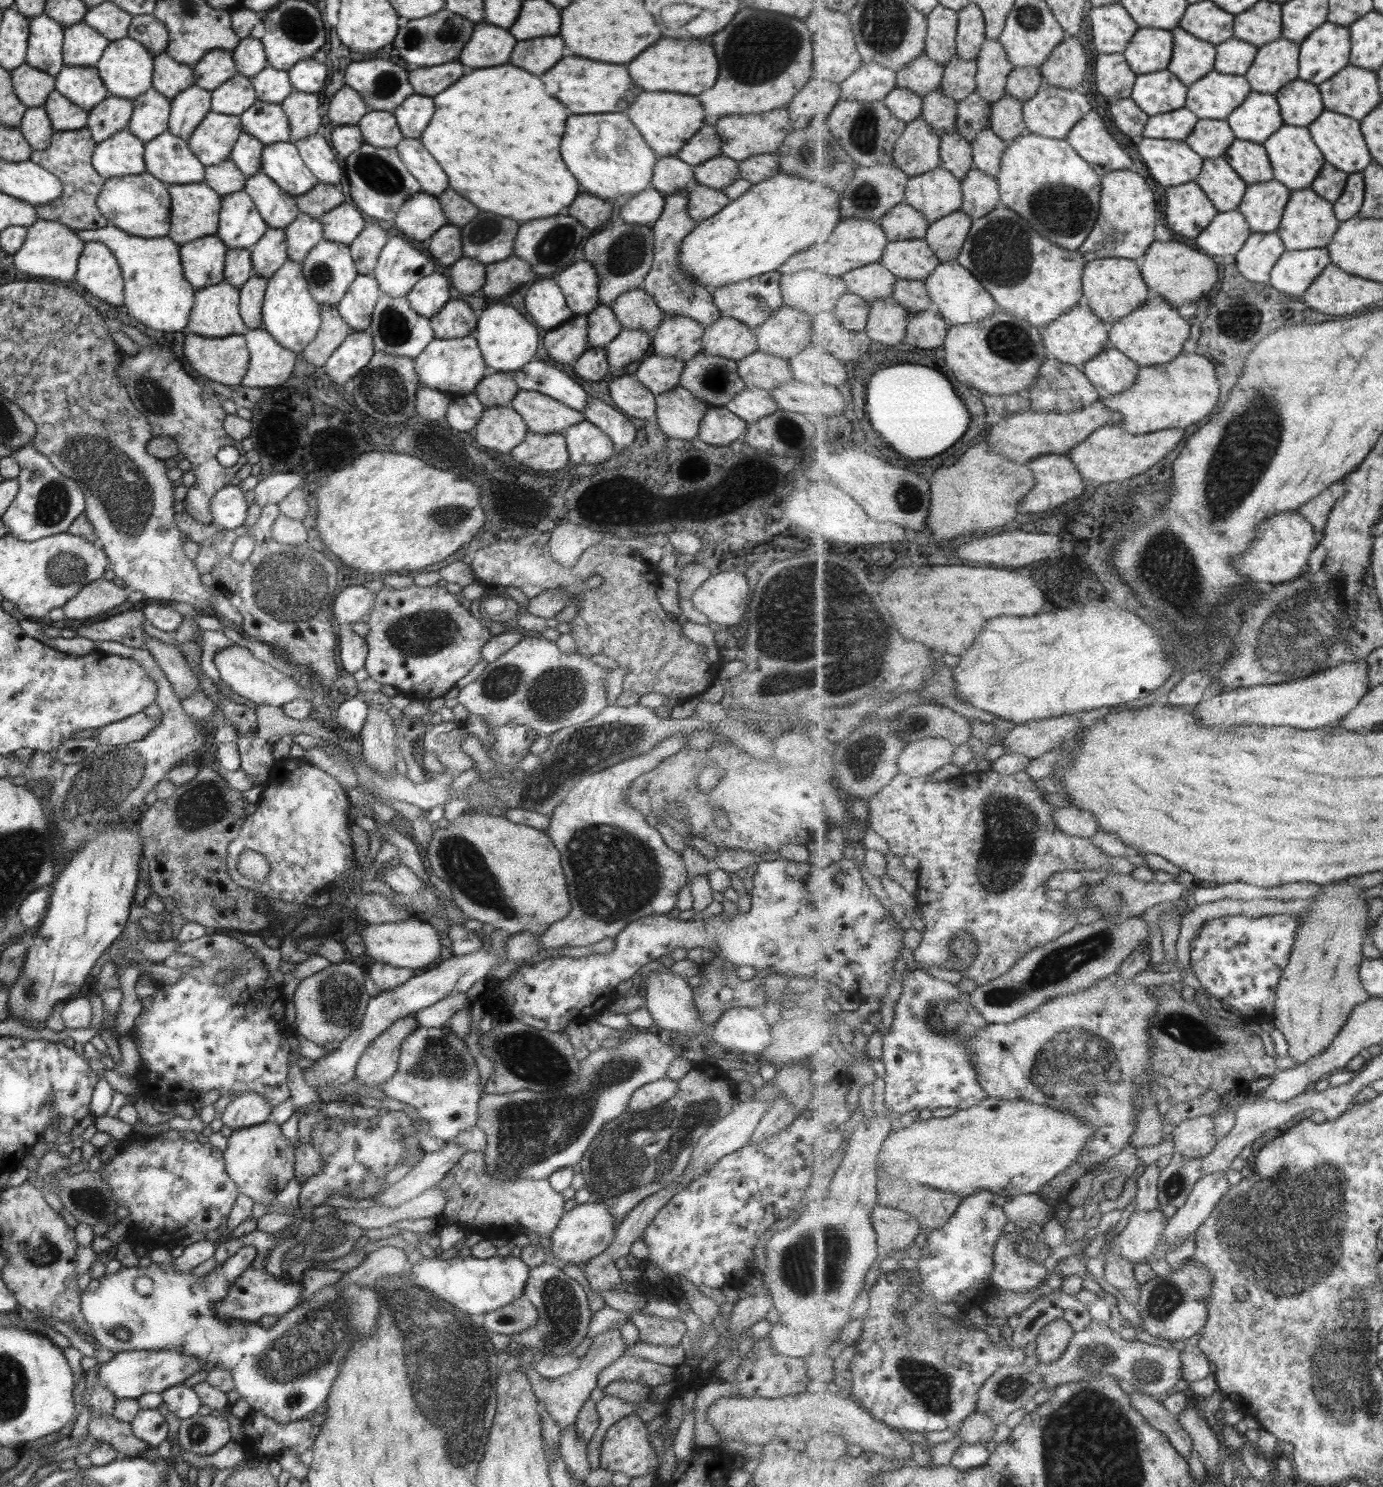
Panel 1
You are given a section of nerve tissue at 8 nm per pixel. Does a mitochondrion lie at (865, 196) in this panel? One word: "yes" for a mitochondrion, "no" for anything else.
yes

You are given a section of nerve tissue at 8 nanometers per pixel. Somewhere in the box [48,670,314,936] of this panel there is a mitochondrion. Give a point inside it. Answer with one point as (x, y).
(111, 780)

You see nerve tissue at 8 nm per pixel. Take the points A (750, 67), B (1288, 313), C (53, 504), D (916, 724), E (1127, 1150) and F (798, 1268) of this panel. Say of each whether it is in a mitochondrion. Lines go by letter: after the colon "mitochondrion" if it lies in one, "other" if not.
A: mitochondrion
B: other
C: mitochondrion
D: other
E: other
F: mitochondrion

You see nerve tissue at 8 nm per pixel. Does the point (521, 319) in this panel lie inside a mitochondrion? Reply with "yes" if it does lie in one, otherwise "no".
no

